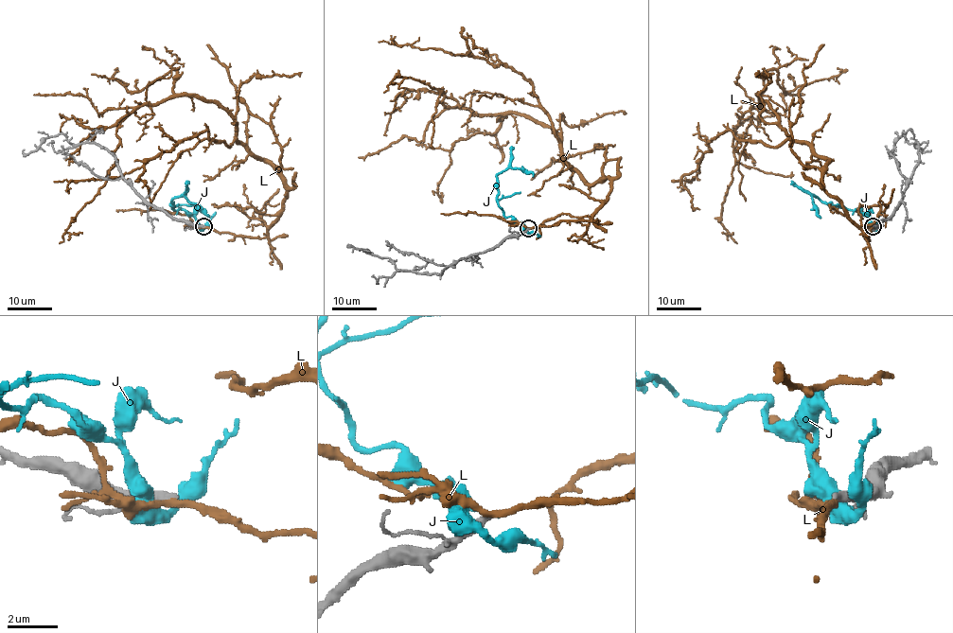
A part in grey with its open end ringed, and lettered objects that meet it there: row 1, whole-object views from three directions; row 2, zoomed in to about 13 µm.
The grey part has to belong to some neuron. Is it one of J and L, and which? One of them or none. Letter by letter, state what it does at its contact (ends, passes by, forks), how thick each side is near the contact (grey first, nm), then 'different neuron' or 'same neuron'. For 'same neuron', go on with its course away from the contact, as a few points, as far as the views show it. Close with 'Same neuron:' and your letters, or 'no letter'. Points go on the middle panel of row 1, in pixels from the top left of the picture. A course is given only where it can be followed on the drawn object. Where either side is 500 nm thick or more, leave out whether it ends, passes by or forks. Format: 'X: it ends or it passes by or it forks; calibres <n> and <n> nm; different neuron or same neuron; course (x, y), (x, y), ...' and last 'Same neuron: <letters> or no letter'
J: it forks; calibres 480 and 480 nm; different neuron
L: it passes by; calibres 360 and 240 nm; different neuron
Same neuron: no letter

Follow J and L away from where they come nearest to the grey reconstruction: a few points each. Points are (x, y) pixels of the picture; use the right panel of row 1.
J: (874, 225), (859, 209), (838, 208), (812, 197), (816, 212), (820, 218)
L: (873, 227), (865, 237), (825, 190), (828, 160), (757, 95), (733, 149), (721, 233)

